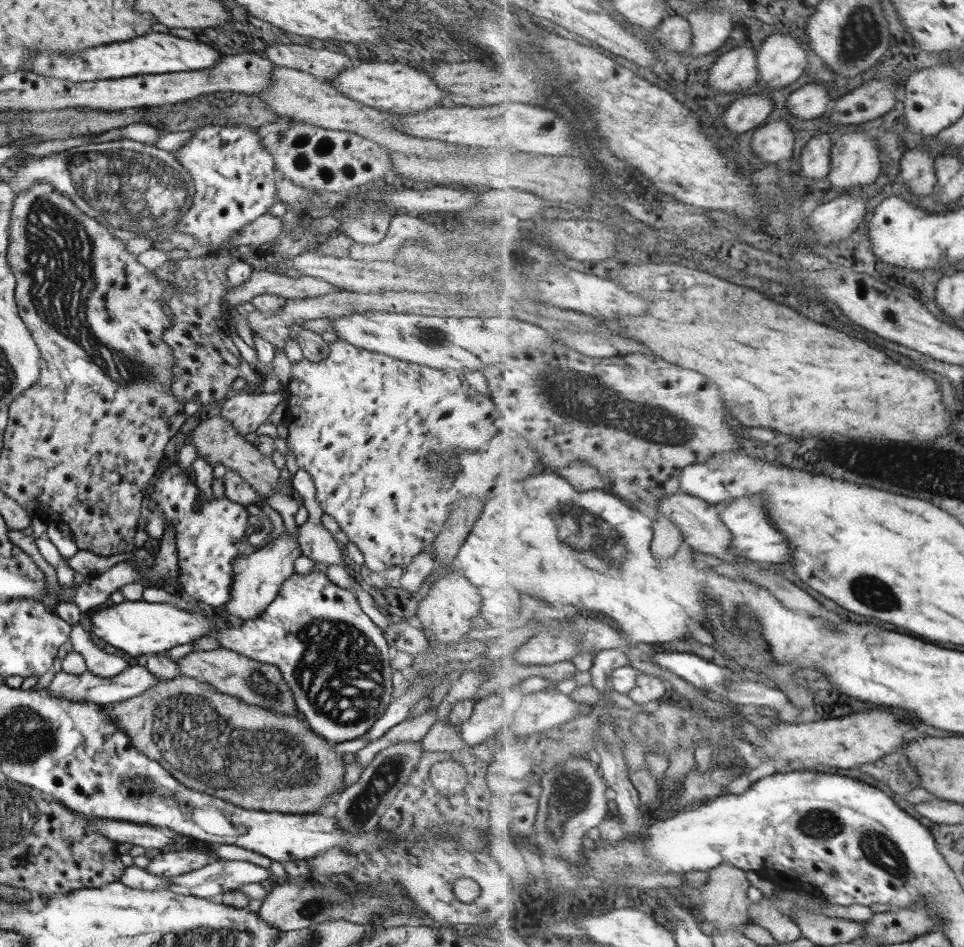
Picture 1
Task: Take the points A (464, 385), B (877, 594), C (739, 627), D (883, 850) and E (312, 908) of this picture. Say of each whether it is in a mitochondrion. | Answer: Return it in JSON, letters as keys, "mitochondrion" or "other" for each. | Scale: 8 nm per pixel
{"A":"other","B":"mitochondrion","C":"mitochondrion","D":"mitochondrion","E":"mitochondrion"}

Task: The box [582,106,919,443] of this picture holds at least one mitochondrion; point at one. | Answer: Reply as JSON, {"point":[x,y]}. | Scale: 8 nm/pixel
{"point":[731,308]}

